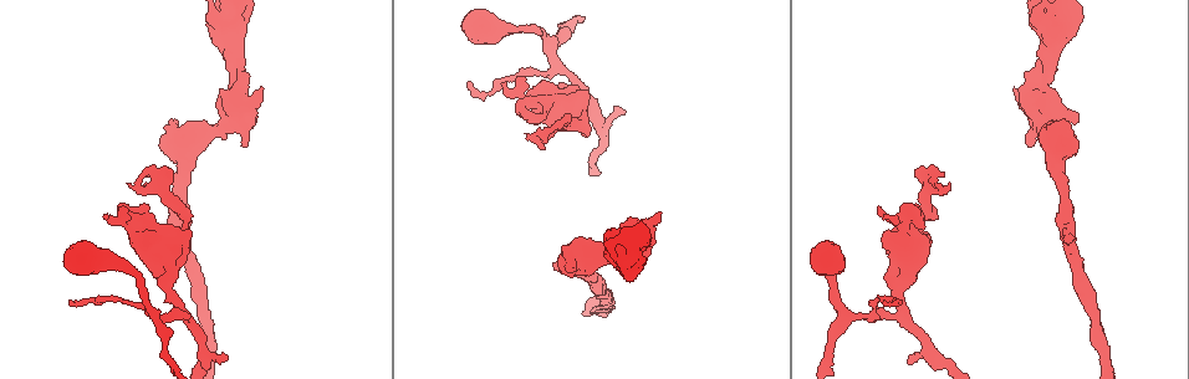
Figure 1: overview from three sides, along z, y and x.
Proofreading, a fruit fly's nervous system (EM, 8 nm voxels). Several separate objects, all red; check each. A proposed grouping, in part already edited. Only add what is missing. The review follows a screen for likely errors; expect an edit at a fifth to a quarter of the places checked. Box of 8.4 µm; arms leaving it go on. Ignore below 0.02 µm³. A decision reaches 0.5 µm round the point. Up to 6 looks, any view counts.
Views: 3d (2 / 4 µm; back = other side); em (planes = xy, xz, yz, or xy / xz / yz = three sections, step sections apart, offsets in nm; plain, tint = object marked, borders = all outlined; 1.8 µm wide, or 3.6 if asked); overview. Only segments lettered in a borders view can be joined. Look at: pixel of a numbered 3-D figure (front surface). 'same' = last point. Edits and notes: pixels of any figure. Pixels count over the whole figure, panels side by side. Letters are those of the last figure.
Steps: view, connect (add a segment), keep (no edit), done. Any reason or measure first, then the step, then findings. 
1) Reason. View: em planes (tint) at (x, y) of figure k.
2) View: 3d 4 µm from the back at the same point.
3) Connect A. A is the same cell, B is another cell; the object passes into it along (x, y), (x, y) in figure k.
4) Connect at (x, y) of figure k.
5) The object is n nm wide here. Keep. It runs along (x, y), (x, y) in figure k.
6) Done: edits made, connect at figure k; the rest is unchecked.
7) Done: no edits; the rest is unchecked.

Sharp bend. View: em 3.6 µm xz step 8 (borders) at (184, 150) of figure 1.

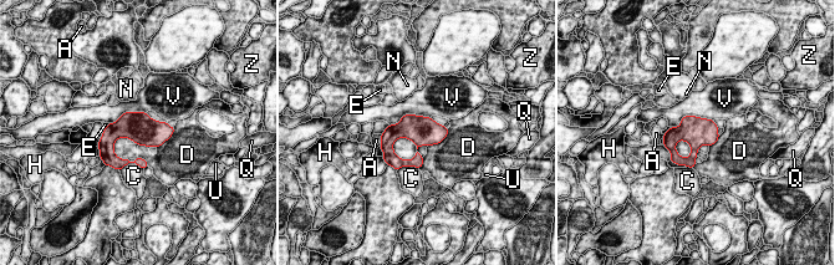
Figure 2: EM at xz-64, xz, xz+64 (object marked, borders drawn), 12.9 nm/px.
Cut it another way. View: em 3.6 µm planes (borders) at the same point.

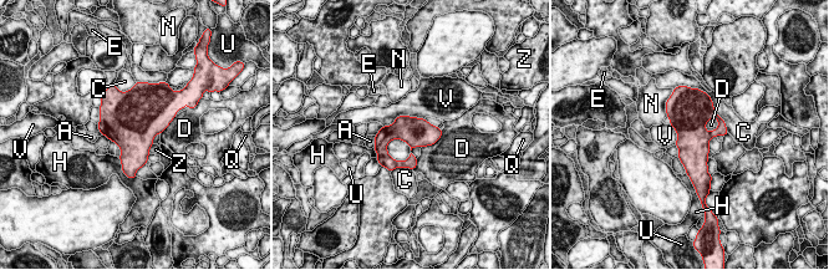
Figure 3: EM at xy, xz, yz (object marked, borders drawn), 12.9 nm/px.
The longest contact is with C, 700 nm. Keep. A, C, D, E, H, N, Q, U, V and Z are other cells; a border runs along (715, 117), (706, 123), (707, 131) in figure 3; no lettered segment goes on from it.

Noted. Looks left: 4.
Thin end. View: 3d 4 µm at (950, 186) of figure 1.

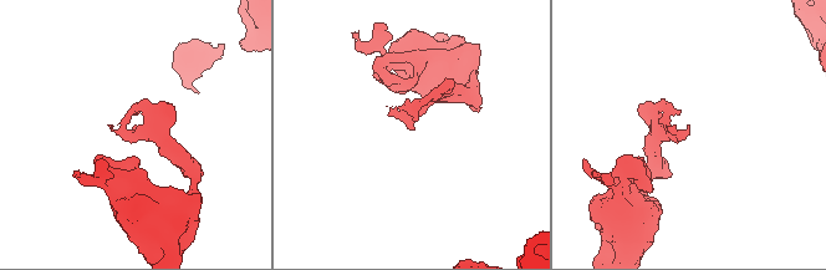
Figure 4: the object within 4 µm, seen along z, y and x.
Need the tissue. View: em xy step 8 (tint) at (413, 128) of figure 4.

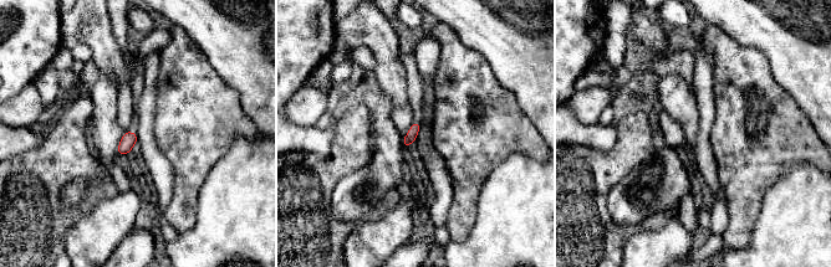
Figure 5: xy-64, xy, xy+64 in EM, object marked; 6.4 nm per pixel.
View: em planes (borders) at the same point.

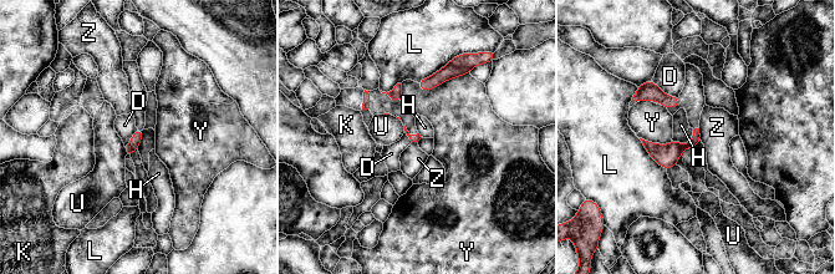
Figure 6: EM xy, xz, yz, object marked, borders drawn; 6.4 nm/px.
The longest contact is with Y, 360 nm. Keep. D, H, K, L, U, Y and Z are other cells; none of them fits.

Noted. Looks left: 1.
View: em planes (borders) at (896, 295) of figure 1.

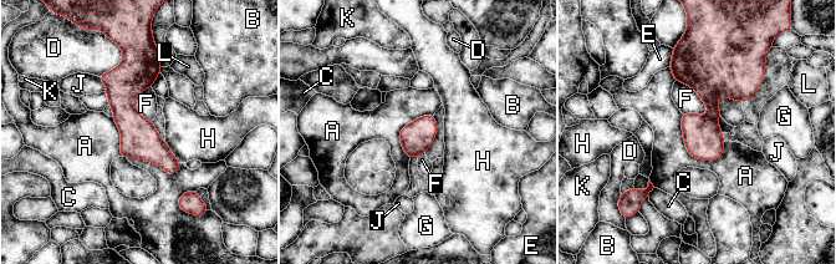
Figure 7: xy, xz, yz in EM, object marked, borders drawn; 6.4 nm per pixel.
The object is 200 nm wide here. Keep. A, B, C, D, E, F, G, H, J, K and L are other cells; a border runs along (681, 113), (686, 150), (718, 160) in figure 7; no lettered segment goes on from it.

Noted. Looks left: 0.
Done: no edits; the rest is unchecked.

